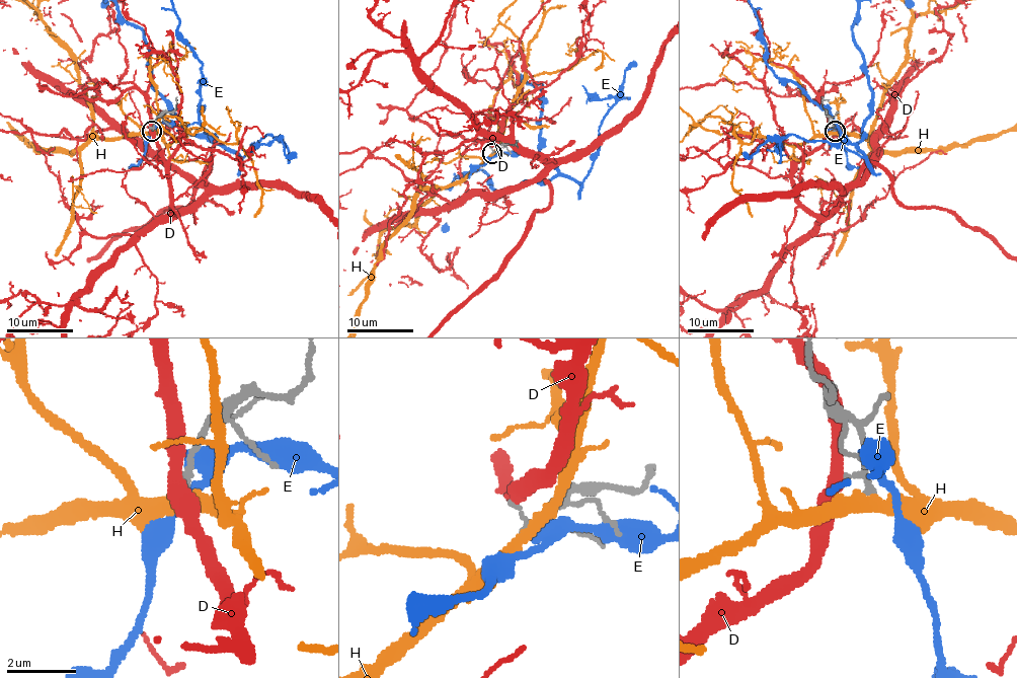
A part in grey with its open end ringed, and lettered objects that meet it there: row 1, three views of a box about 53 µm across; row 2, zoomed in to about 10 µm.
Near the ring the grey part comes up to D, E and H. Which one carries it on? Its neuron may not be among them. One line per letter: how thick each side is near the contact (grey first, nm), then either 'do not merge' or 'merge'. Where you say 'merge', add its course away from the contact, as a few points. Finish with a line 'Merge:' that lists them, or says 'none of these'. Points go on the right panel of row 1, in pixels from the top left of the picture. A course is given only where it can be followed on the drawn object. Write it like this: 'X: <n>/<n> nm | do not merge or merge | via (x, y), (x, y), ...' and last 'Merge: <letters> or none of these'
D: 180/420 nm | do not merge
E: 170/420 nm | do not merge
H: 140/320 nm | merge
Merge: H

